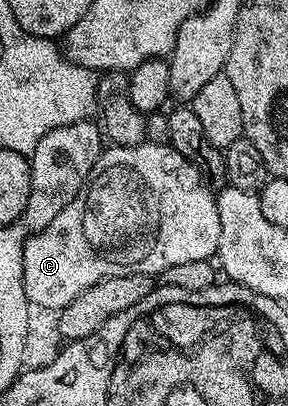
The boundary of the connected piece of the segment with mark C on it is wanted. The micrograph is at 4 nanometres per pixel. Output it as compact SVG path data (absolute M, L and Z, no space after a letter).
M170 144L103 148L82 192L74 196L72 203L52 223L26 238L26 246L22 248L23 281L31 306L57 311L72 303L80 291L88 291L88 287L109 277L137 273L160 275L168 267L176 267L176 263L210 261L220 243L216 197L201 183L189 185L191 174L187 169L186 161Z

